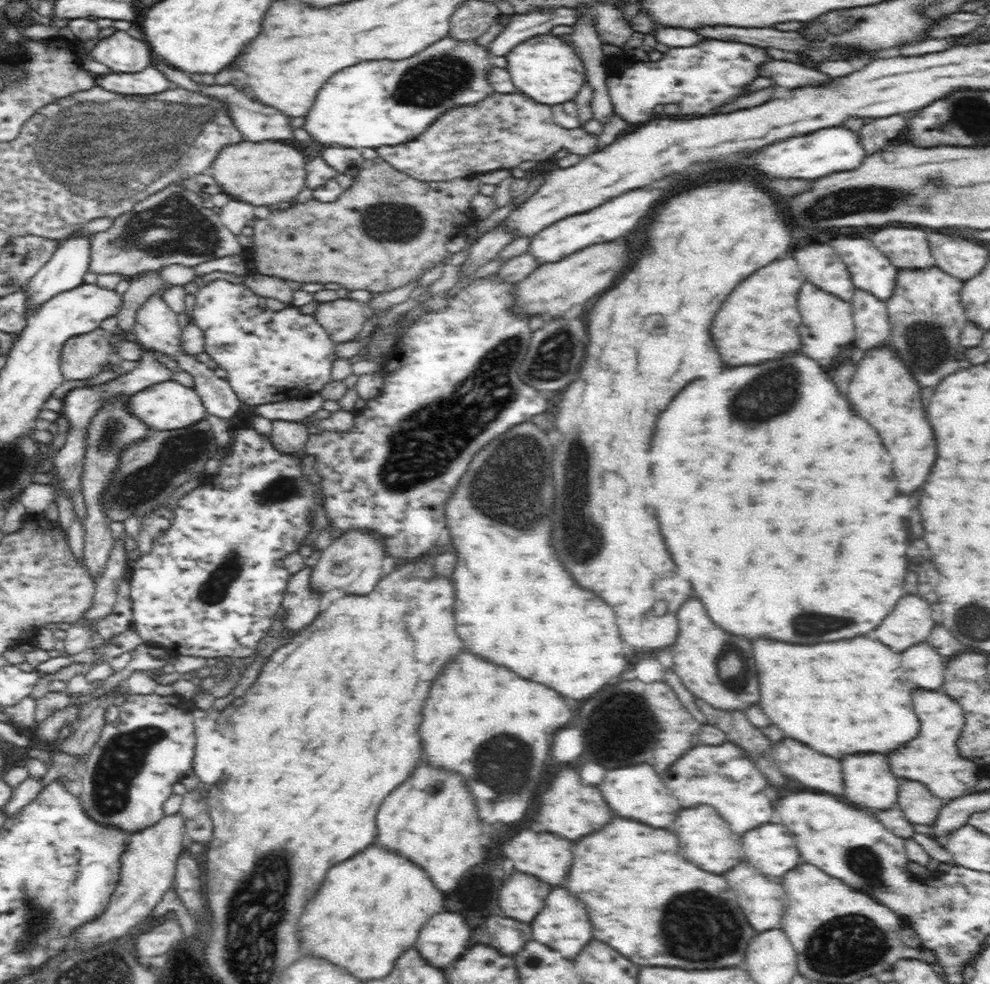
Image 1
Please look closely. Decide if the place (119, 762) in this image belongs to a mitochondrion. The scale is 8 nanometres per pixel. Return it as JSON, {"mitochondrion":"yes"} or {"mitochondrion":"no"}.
{"mitochondrion":"yes"}

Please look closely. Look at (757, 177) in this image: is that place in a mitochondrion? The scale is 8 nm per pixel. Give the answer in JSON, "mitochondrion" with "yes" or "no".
{"mitochondrion":"no"}

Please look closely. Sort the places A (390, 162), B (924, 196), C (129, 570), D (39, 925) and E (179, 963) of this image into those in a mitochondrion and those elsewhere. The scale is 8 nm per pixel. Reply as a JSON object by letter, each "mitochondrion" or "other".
{"A":"other","B":"mitochondrion","C":"other","D":"mitochondrion","E":"other"}

